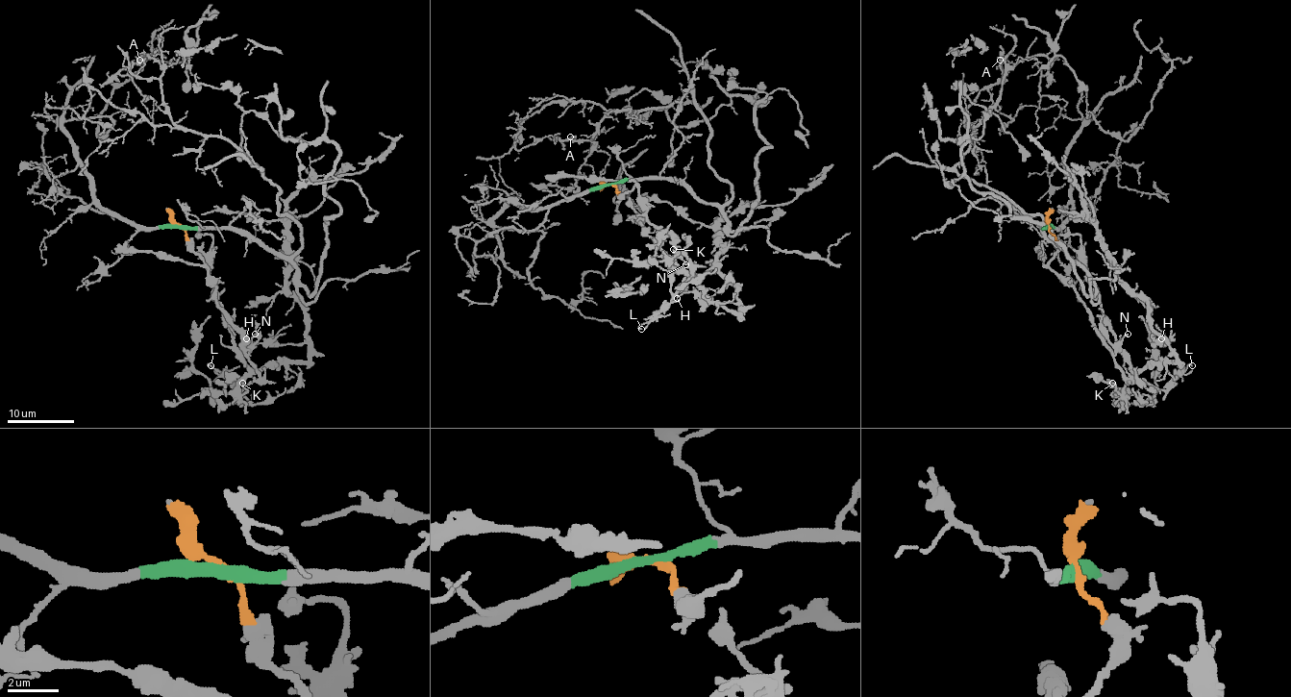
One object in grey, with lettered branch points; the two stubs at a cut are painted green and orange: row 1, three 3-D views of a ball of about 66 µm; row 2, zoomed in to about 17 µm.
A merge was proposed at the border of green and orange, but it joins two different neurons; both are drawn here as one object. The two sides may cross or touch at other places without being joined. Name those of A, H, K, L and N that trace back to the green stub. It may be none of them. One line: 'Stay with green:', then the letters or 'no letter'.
Stay with green: A

